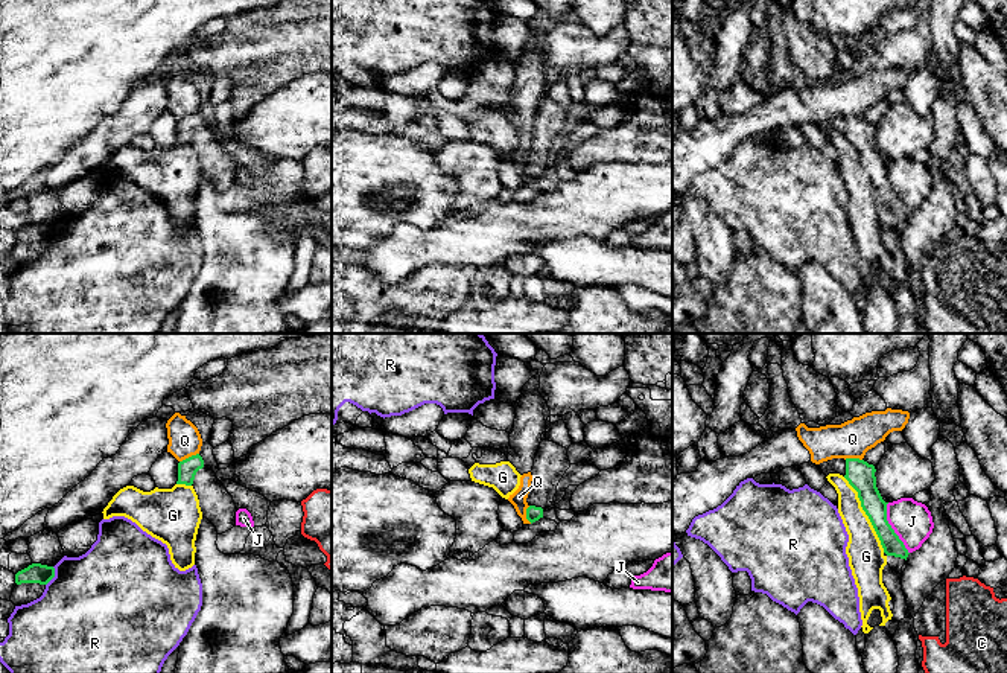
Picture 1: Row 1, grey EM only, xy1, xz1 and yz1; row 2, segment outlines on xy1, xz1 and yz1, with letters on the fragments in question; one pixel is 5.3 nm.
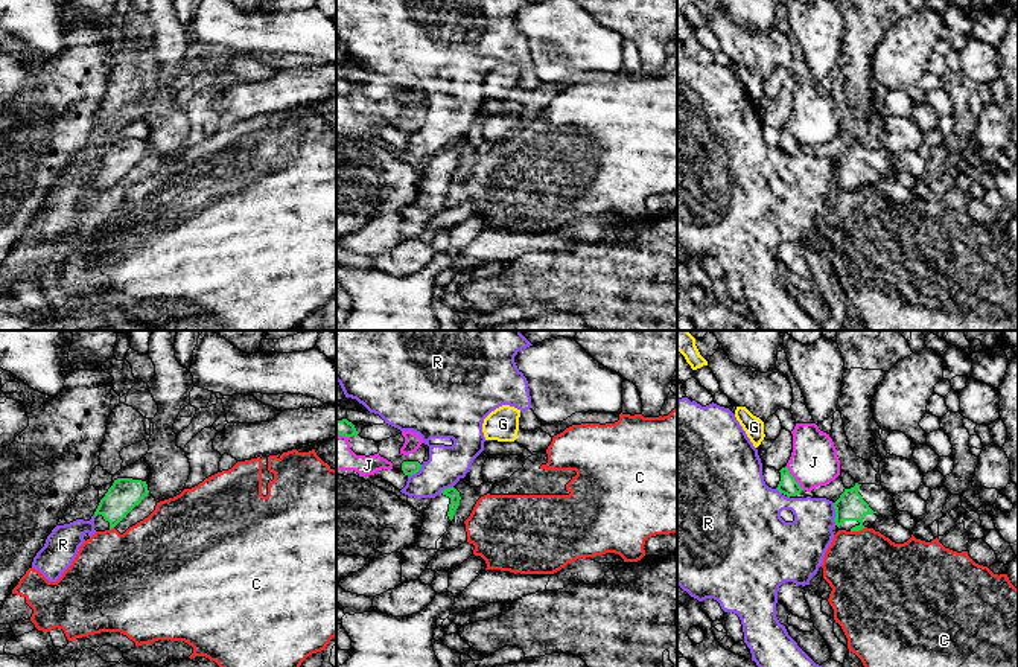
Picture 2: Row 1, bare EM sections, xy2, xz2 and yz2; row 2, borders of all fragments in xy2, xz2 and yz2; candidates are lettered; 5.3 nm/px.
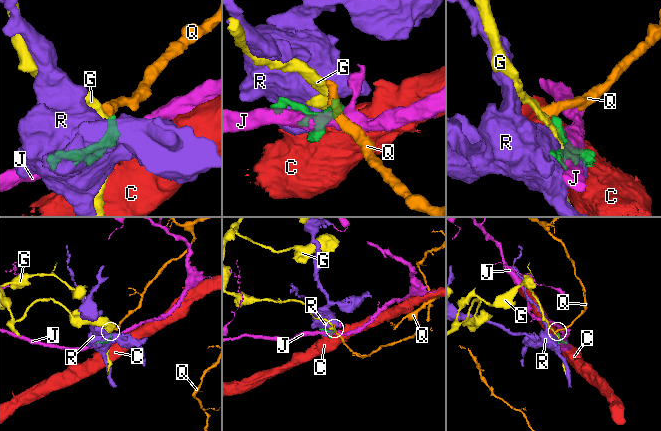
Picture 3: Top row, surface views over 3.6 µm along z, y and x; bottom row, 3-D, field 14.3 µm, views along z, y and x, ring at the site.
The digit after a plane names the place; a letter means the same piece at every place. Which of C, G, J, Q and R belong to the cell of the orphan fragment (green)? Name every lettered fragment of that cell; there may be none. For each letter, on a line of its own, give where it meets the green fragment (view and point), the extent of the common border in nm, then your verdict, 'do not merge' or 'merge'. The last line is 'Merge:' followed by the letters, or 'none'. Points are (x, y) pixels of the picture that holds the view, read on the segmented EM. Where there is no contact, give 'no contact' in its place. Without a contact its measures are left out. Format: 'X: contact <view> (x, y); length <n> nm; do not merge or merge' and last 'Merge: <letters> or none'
C: contact yz2 (857, 530); length 80 nm; do not merge
G: contact yz1 (866, 513); length 460 nm; do not merge
J: contact yz1 (892, 529); length 300 nm; do not merge
Q: contact xy1 (189, 457); length 120 nm; do not merge
R: contact yz2 (836, 513); length 120 nm; do not merge
Merge: none

